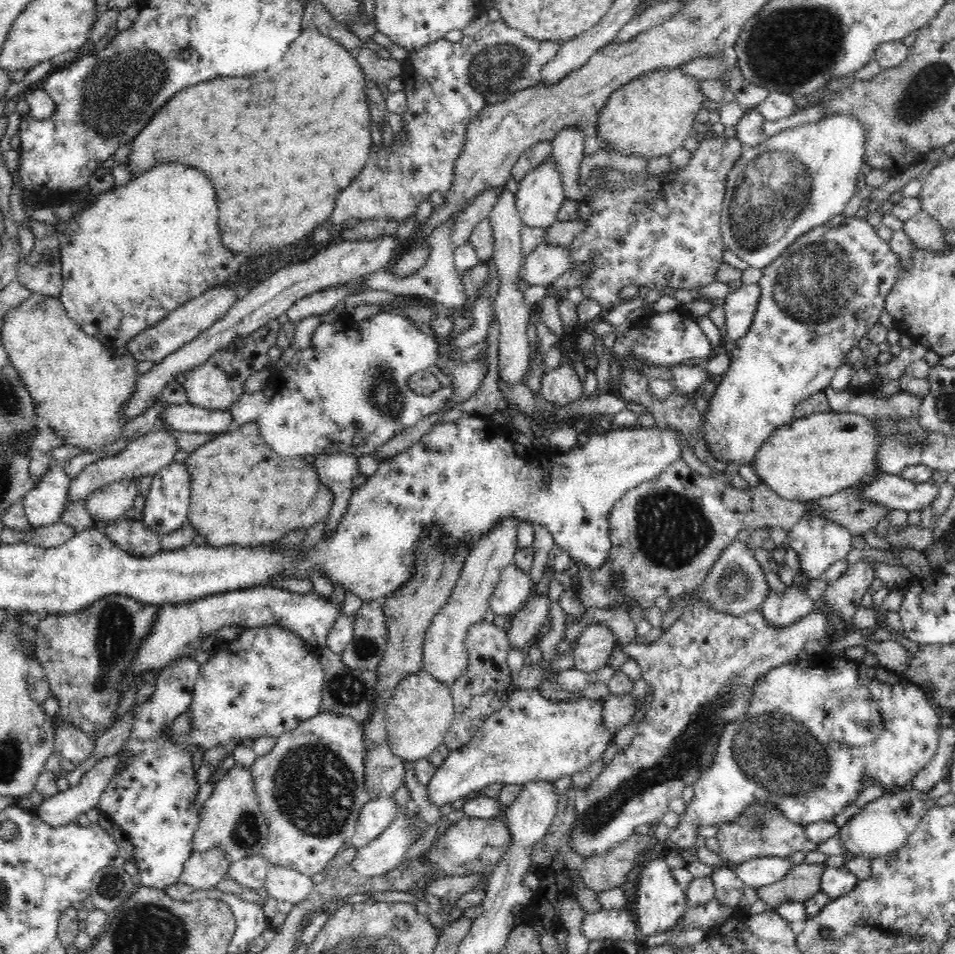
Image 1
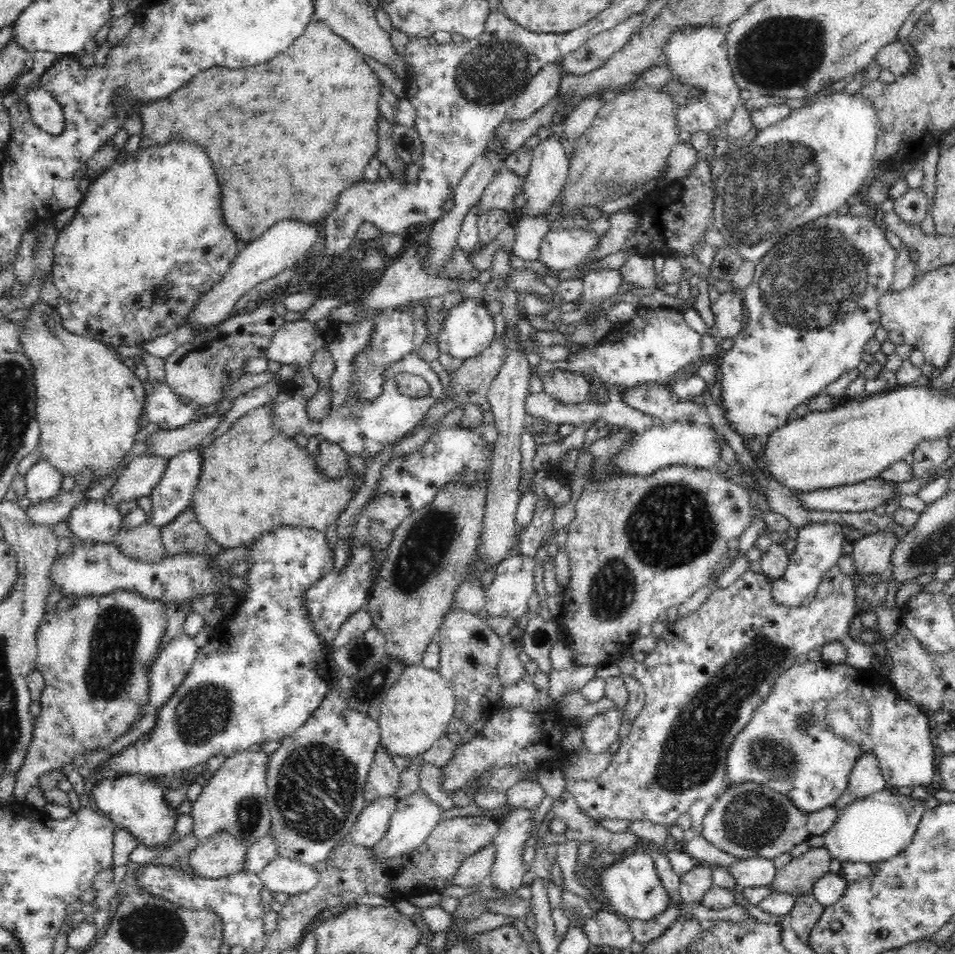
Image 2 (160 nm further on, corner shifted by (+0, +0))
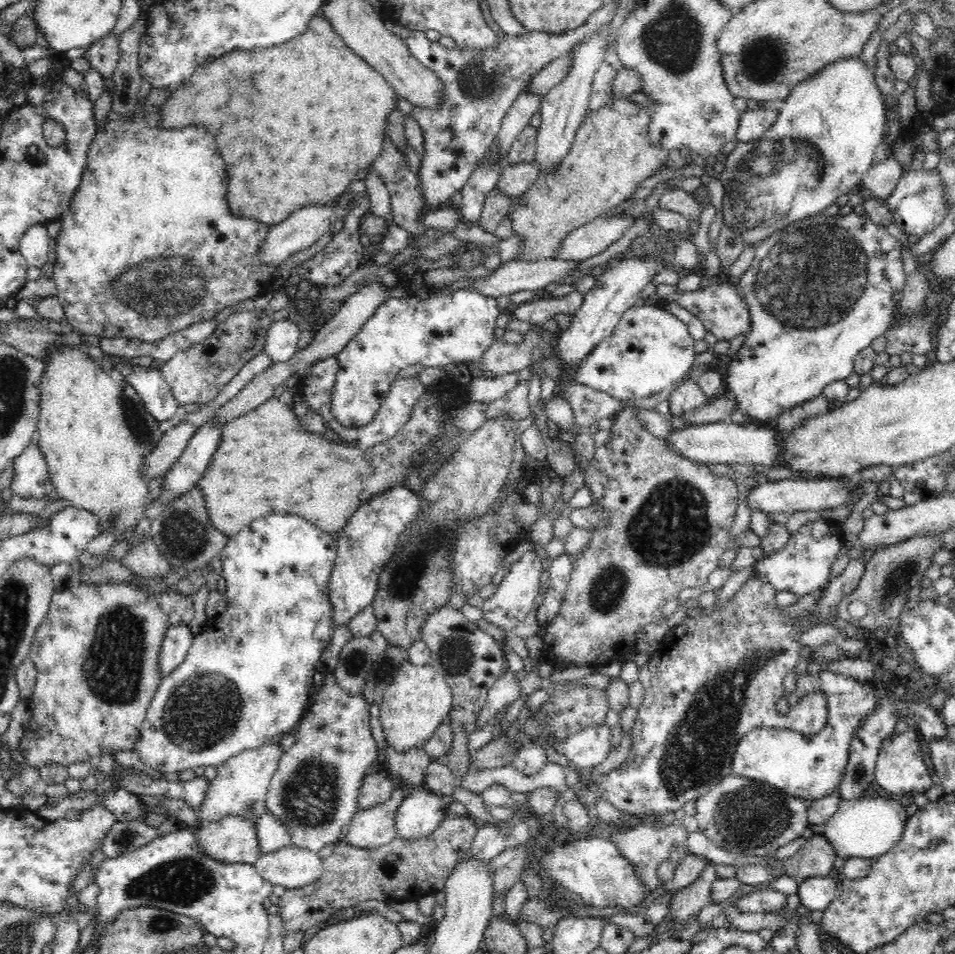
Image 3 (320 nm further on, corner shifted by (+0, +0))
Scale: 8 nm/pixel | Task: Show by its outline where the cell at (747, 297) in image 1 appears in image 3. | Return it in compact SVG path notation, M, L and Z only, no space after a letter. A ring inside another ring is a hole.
M711 280L707 288L695 292L678 292L677 295L673 293L673 289L661 286L659 289L660 298L664 301L673 299L676 304L689 310L703 322L706 330L714 334L717 340L730 341L740 334L746 335L749 332L751 322L749 308L735 281L721 284Z

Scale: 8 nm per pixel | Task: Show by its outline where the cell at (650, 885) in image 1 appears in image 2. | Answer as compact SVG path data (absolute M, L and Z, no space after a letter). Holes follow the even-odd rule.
M652 851L622 855L613 864L606 866L598 872L598 892L605 905L610 906L614 912L638 918L643 921L652 920L662 914L668 908L669 896L660 884L656 866L654 865L655 854Z

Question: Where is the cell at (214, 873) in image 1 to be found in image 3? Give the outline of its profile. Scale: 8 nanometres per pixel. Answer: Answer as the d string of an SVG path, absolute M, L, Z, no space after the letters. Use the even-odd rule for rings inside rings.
M228 815L197 831L200 851L224 863L255 864L260 844L254 819Z

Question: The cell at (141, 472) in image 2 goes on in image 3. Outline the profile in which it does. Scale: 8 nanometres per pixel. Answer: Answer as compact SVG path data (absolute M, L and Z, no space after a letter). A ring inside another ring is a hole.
M182 421L163 433L162 438L156 444L156 448L146 456L142 479L150 482L153 478L168 473L172 465L182 456L185 446L196 431L197 426Z

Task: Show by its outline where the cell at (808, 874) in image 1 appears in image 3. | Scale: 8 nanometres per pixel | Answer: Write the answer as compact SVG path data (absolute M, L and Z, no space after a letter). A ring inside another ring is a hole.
M814 833L798 853L783 860L784 873L799 885L810 877L827 876L835 860L832 844L822 834Z

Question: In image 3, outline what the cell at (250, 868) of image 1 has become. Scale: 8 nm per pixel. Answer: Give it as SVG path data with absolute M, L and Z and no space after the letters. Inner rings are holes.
M266 809L256 820L257 836L260 844L260 856L289 846L293 835L278 817Z

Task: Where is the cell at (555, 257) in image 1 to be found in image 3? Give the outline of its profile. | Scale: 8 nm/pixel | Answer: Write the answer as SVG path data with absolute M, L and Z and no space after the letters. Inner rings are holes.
M632 214L626 216L606 215L606 218L596 218L585 226L574 230L562 242L556 260L566 260L580 264L588 258L602 253L612 243L634 226L637 218Z

